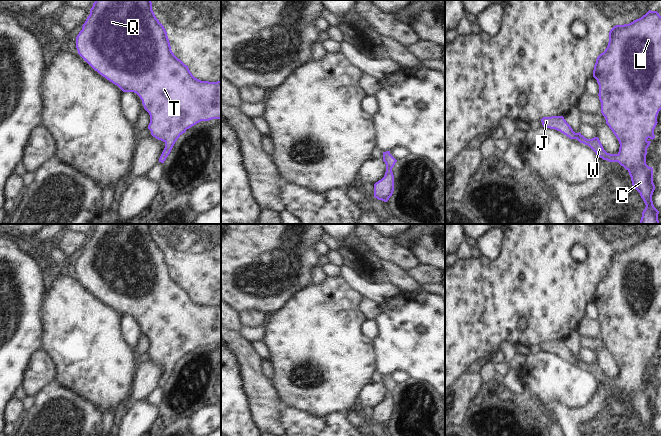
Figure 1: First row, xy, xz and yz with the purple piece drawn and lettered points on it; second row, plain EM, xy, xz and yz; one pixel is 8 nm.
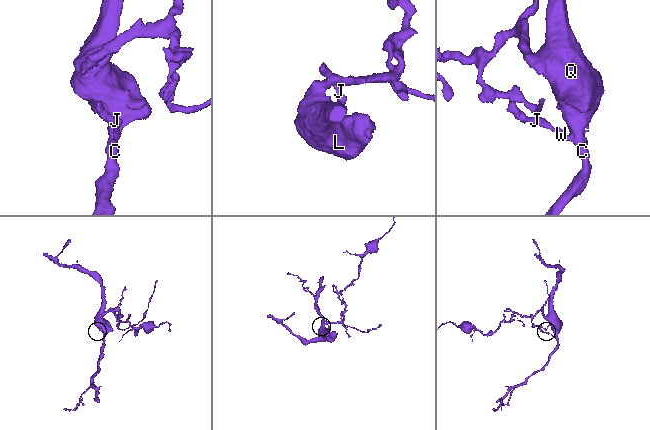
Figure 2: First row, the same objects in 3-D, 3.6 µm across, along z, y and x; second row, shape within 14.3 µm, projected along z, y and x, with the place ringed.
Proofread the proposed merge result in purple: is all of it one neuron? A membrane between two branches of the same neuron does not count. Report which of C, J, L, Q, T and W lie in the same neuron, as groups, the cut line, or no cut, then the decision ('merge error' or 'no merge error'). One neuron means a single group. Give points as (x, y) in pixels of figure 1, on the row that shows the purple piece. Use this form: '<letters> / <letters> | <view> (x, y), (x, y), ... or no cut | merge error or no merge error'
C J L Q T W | no cut | no merge error

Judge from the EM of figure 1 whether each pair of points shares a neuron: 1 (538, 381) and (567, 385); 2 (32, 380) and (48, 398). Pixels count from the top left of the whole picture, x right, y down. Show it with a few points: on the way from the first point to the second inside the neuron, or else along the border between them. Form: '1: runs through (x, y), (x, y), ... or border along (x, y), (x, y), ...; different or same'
1: runs through (545, 381), (560, 381); same
2: border along (55, 379), (49, 382), (35, 396); different

